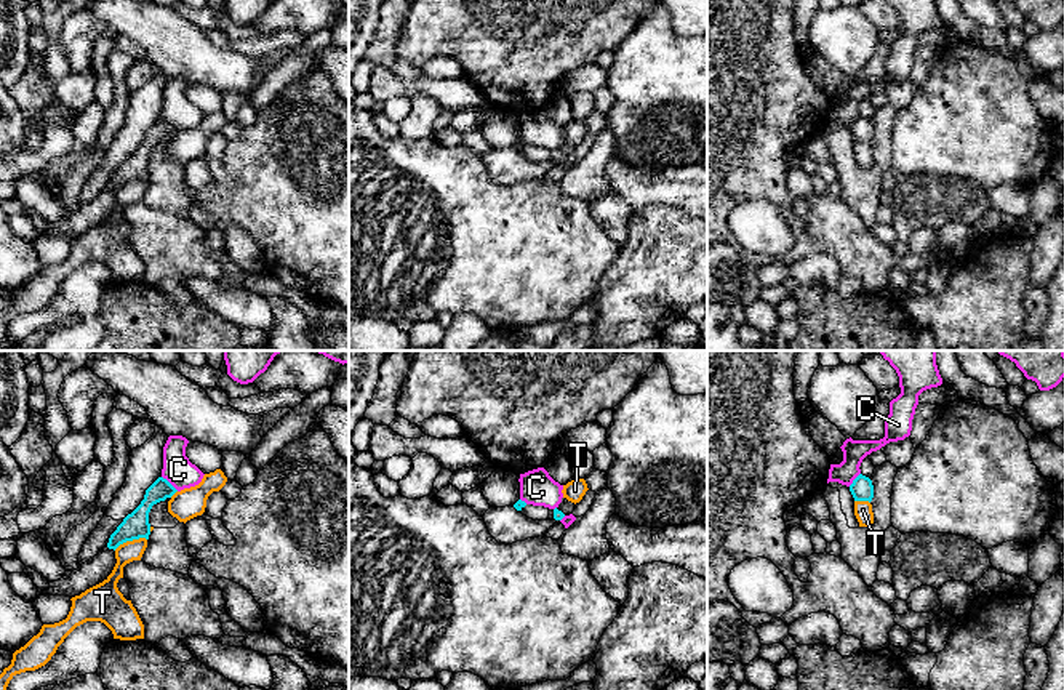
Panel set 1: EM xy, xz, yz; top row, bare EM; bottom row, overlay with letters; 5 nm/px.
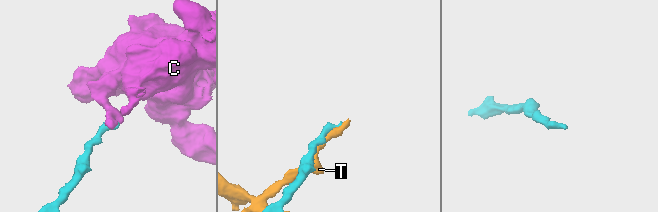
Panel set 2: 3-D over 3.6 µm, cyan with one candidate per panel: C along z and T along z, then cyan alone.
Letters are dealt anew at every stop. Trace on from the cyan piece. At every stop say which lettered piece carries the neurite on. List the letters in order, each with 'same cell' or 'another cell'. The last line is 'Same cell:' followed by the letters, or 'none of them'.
C: another cell
T: another cell
Same cell: none of them

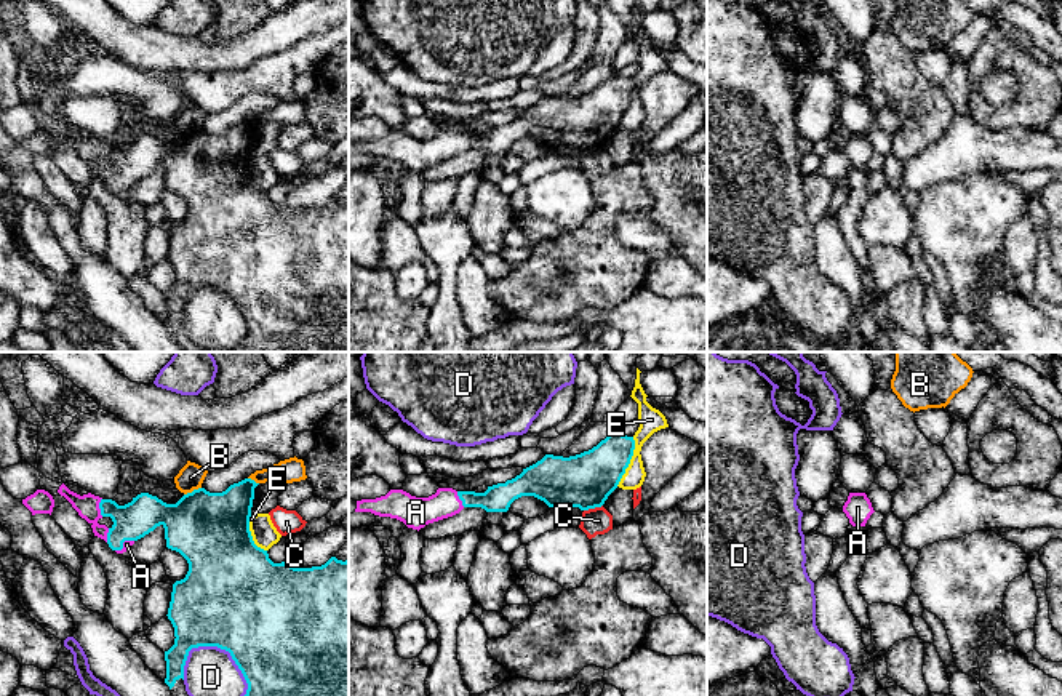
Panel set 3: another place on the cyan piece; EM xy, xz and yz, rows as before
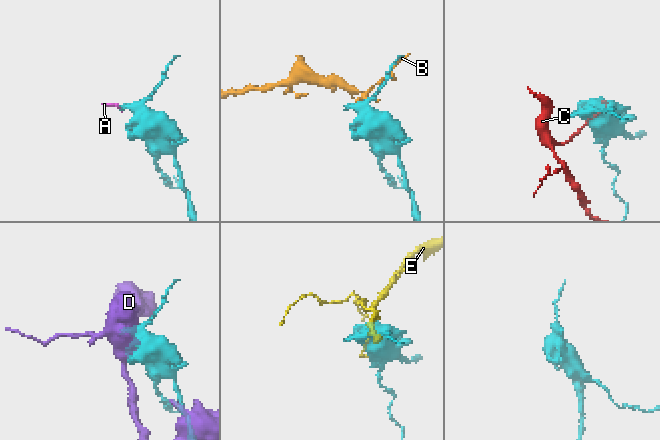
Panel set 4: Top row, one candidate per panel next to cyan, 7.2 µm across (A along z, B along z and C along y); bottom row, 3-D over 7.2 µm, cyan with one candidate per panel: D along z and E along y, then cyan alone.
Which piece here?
A: same cell
B: another cell
C: another cell
D: another cell
E: another cell
Same cell: A

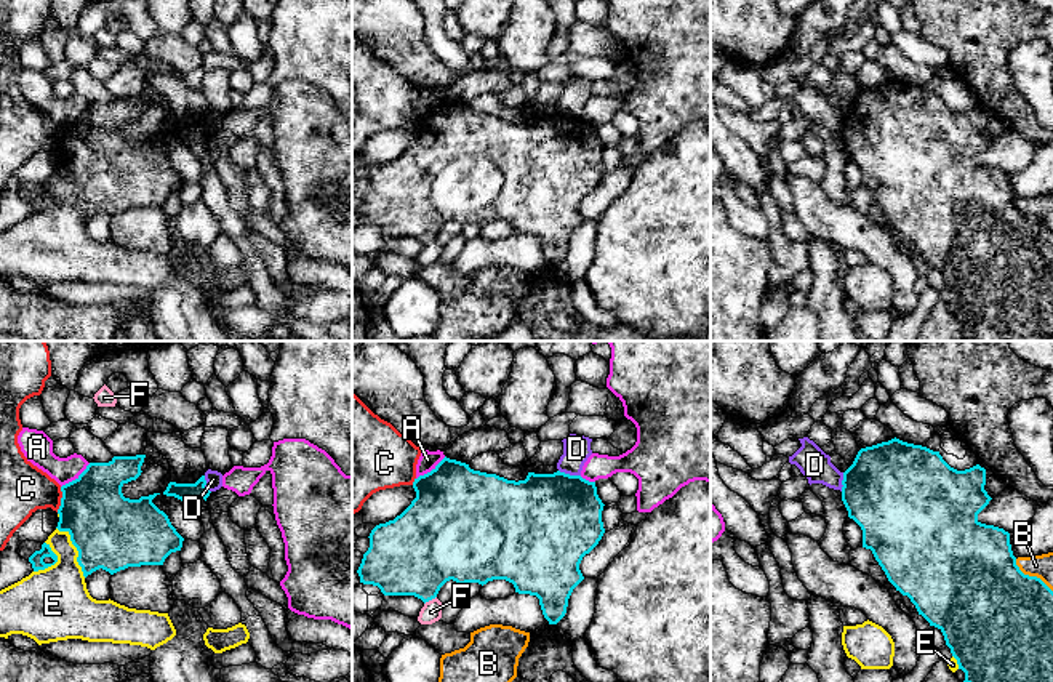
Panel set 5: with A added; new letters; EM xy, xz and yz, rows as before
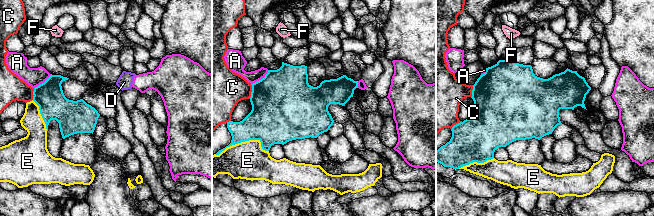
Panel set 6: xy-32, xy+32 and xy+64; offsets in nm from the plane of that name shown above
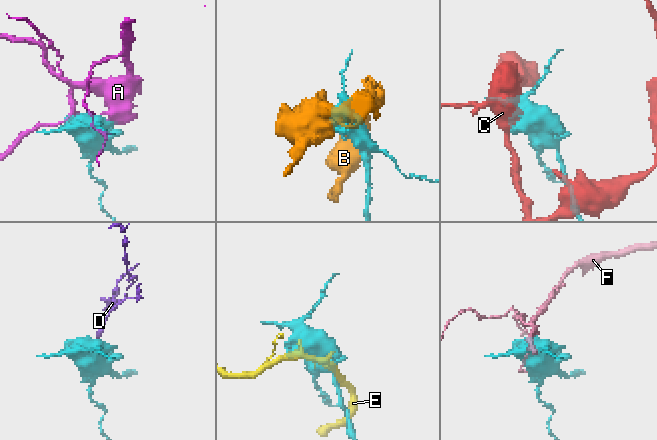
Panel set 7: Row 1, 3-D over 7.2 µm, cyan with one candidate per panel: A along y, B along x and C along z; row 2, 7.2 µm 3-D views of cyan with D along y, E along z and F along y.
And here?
A: another cell
B: another cell
C: another cell
D: another cell
E: another cell
F: another cell
Same cell: none of them

